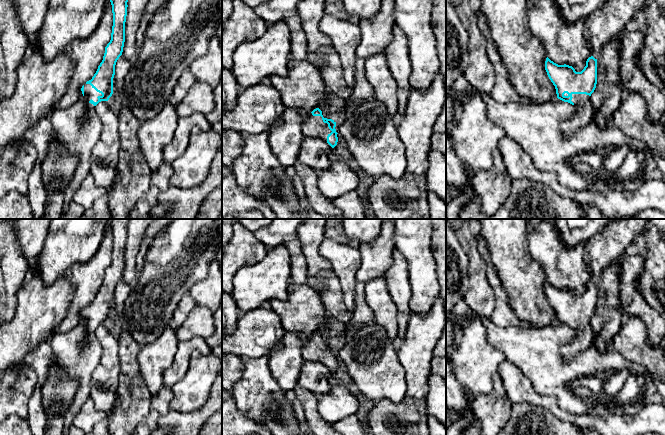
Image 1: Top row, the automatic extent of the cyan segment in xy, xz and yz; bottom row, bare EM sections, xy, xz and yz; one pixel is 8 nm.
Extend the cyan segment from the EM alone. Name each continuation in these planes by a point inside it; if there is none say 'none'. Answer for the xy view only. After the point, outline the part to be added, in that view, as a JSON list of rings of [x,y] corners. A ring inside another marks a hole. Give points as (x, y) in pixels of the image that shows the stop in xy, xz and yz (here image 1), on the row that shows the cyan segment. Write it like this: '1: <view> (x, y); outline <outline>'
1: xy (78, 128); outline [[[90,84],[84,85],[82,99],[67,109],[56,110],[51,116],[53,131],[64,150],[74,154],[79,162],[71,180],[61,185],[67,206],[73,201],[73,195],[89,174],[92,149],[98,142],[103,128],[95,112],[95,106],[89,101],[98,101],[102,96]]]

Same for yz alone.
1: yz (584, 113); outline [[[572,94],[574,103],[574,114],[561,122],[560,129],[564,138],[571,137],[586,125],[590,124],[594,118],[594,110],[590,101],[590,96],[586,94]]]

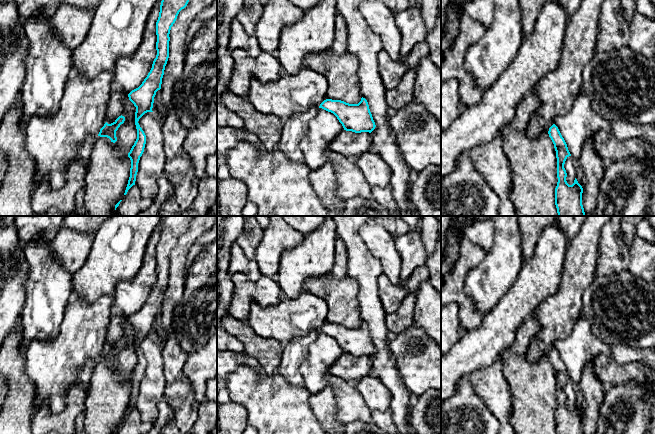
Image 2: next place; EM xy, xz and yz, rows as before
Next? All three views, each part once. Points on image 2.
none

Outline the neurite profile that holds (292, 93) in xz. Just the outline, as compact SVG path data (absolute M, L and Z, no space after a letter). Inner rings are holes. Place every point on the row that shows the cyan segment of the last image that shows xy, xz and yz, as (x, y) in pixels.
M304 67L296 74L283 71L278 80L269 83L253 79L247 99L264 115L289 119L310 107L319 107L327 99L327 89L323 75Z

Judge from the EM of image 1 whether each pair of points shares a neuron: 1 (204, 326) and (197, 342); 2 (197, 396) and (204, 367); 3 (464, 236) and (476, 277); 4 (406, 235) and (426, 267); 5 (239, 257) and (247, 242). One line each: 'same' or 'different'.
1: different
2: same
3: same
4: same
5: same

